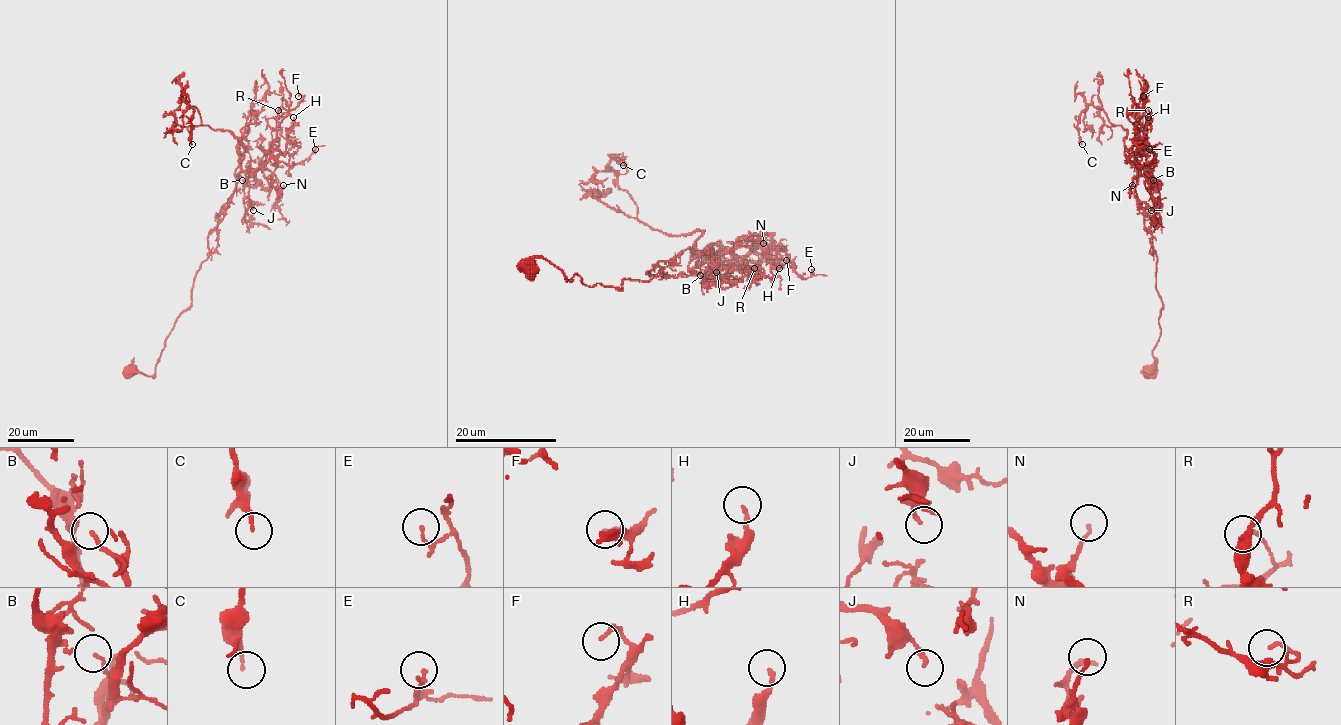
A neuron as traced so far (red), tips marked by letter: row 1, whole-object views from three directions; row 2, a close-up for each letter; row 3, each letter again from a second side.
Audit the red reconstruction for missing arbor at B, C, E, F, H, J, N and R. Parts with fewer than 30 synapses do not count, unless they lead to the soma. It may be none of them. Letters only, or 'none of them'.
H

